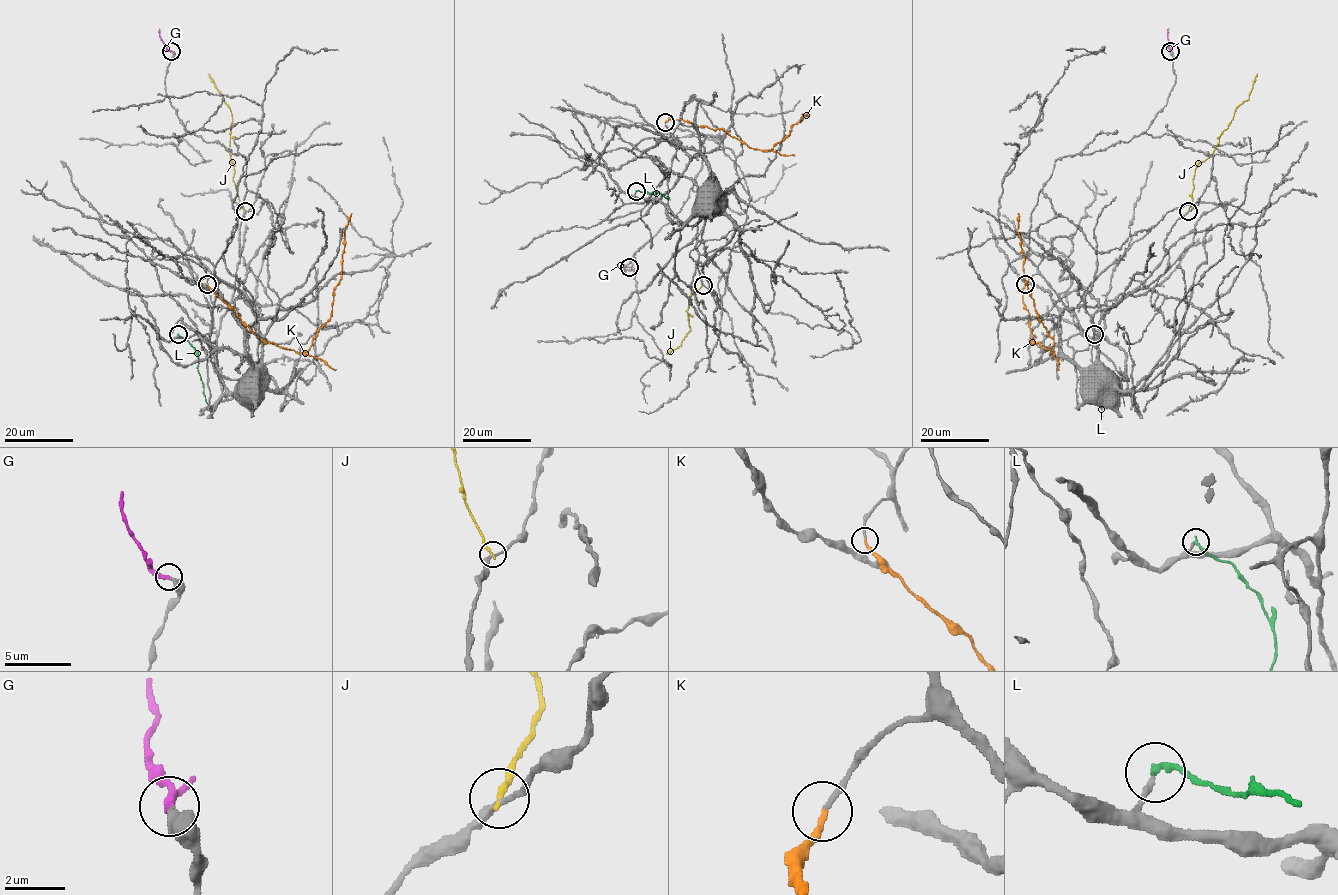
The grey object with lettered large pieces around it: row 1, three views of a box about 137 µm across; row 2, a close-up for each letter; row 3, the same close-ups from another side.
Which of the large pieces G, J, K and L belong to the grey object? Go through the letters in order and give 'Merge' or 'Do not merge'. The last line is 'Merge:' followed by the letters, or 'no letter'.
G: Merge
J: Do not merge
K: Merge
L: Do not merge
Merge: G, K

